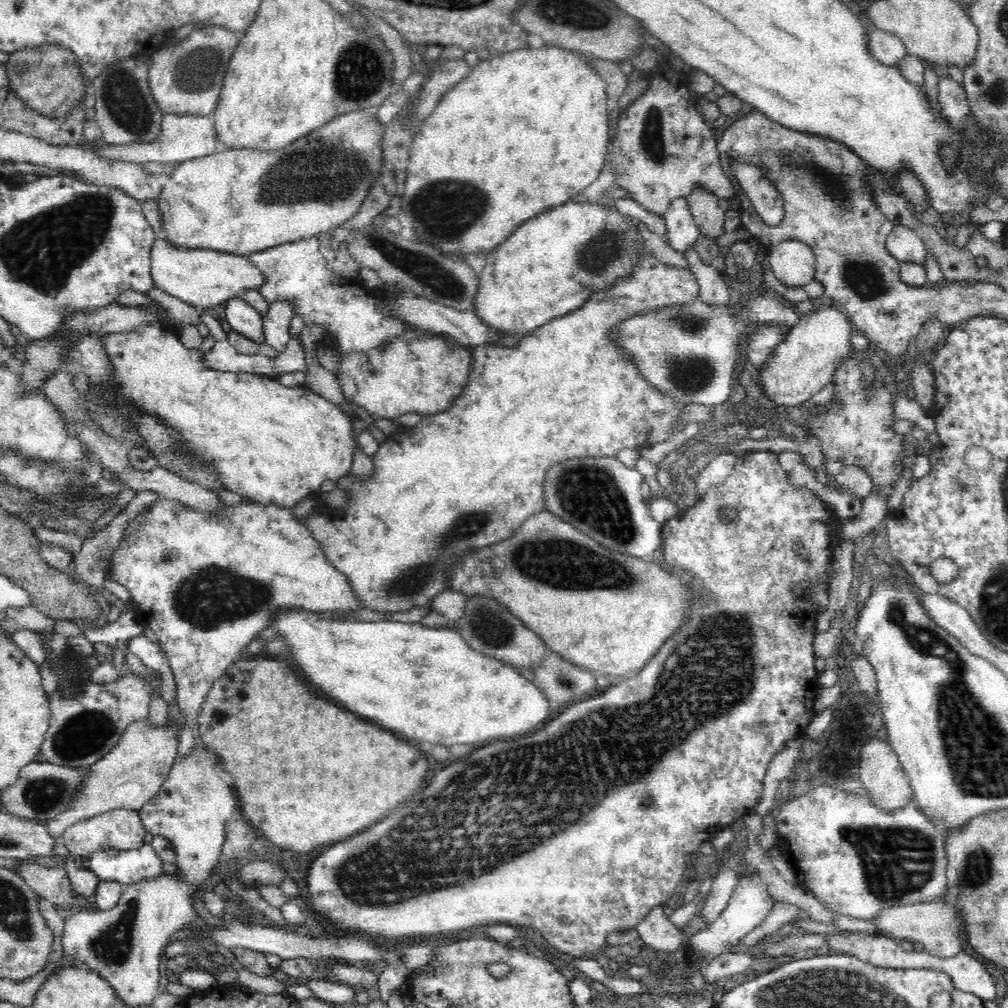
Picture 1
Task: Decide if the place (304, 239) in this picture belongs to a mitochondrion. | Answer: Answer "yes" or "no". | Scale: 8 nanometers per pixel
no

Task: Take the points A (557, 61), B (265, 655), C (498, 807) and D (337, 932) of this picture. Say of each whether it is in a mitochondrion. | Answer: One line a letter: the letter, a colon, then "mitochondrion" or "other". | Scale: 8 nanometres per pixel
A: other
B: other
C: mitochondrion
D: other

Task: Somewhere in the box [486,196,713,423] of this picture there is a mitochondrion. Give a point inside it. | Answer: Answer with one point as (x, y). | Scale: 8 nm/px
(608, 246)

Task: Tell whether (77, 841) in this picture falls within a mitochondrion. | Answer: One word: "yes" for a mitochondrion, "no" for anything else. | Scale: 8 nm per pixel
no

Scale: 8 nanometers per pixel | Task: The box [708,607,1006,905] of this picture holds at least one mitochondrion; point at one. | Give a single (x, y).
(895, 860)

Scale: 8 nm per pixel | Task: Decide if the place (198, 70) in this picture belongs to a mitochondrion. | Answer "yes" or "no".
yes

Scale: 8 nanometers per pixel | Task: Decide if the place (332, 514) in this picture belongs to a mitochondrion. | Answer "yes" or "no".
no

